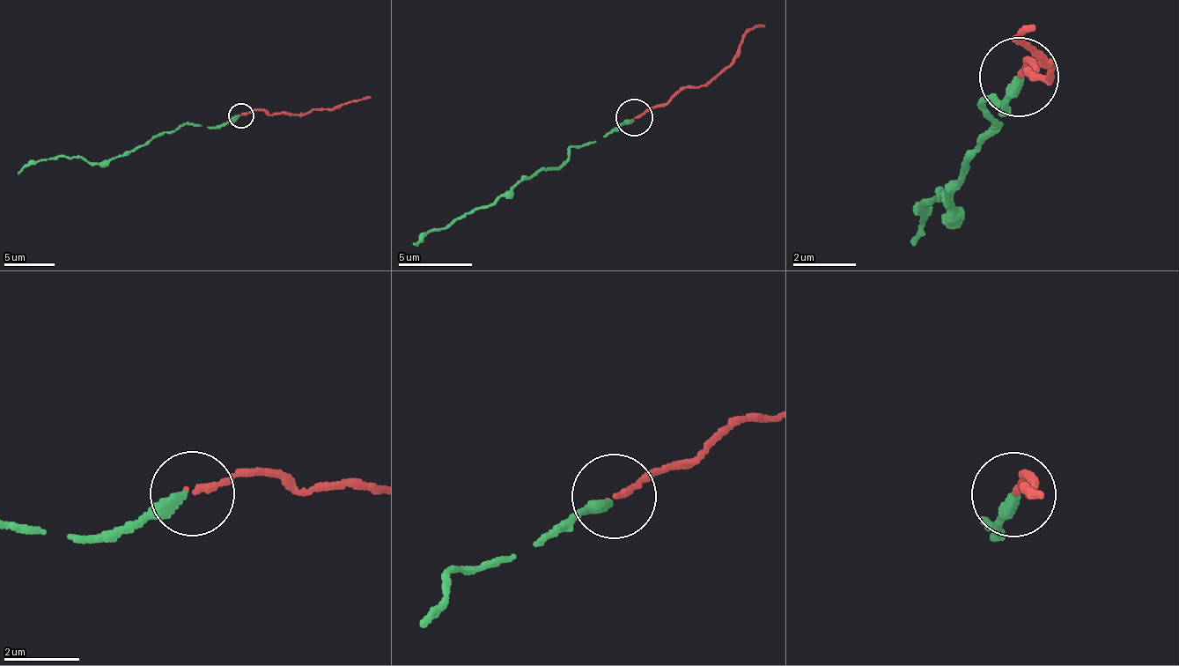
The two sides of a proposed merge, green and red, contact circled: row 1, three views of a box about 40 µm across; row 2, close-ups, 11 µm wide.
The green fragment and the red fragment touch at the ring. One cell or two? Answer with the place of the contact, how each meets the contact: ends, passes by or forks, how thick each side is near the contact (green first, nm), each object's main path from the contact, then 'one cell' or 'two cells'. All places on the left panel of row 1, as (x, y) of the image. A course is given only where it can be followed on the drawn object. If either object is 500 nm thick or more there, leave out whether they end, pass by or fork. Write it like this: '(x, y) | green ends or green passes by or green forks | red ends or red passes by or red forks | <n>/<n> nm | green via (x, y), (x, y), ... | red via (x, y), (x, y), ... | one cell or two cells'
(240, 115) | green ends | red ends | 320/160 nm | green via (238, 114), (215, 128), (180, 125), (105, 163), (61, 156), (34, 161), (18, 173) | red via (241, 114), (261, 109), (302, 114), (371, 97) | one cell

